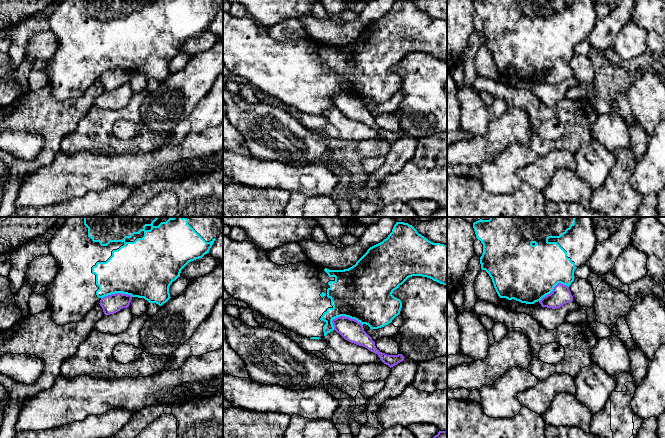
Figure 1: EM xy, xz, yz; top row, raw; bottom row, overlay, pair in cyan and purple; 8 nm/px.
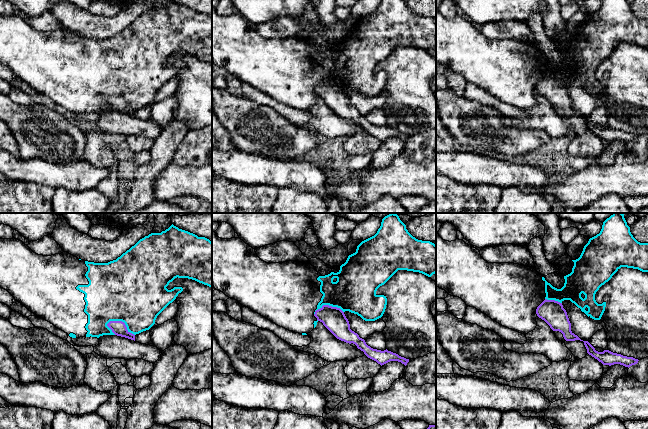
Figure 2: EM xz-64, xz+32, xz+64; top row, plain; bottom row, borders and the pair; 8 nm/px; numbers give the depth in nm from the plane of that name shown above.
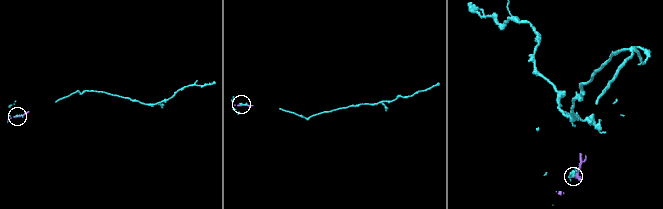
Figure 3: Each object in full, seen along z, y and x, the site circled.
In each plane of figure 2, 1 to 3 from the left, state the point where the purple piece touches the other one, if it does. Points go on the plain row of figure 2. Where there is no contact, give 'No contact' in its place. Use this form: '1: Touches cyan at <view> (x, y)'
1: Touches cyan at xz-64 (122, 97)
2: Touches cyan at xz+32 (327, 80)
3: Touches cyan at xz+64 (553, 75)

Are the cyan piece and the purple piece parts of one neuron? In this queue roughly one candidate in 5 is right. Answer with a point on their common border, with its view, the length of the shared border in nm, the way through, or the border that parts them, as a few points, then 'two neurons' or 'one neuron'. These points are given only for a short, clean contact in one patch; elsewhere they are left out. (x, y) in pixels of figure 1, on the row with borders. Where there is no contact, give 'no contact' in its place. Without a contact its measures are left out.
xz (347, 316) | 260 nm | along xz (331, 320), (340, 316), (348, 316), (356, 319), (362, 325) | two neurons

